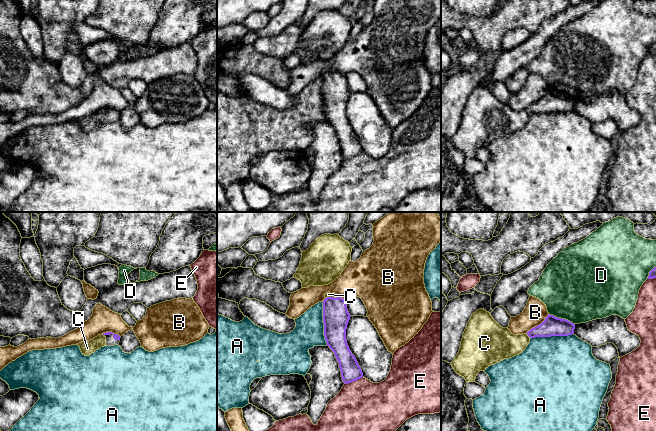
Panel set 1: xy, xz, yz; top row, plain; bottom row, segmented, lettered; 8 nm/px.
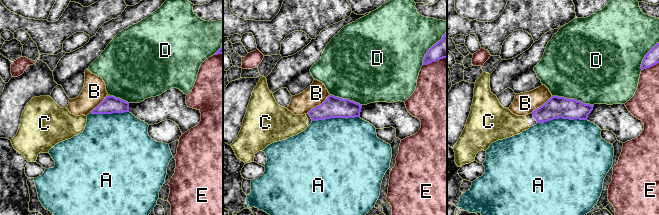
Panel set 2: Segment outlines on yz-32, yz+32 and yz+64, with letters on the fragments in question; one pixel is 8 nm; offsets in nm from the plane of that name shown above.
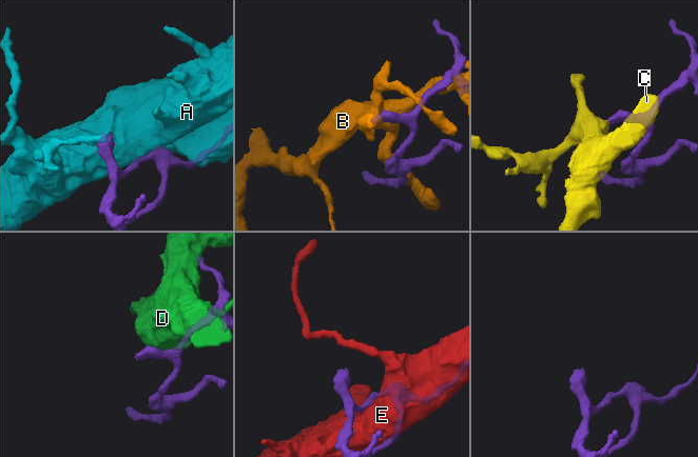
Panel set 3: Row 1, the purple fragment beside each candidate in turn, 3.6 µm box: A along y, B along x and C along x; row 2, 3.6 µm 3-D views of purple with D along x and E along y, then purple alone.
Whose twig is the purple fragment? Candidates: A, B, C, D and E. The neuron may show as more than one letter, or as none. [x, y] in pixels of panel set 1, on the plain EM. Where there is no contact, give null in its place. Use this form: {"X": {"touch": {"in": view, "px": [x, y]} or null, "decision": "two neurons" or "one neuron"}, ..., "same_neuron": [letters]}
{"A": {"touch": {"in": "xz", "px": [323, 98]}, "decision": "two neurons"}, "B": {"touch": {"in": "yz", "px": [538, 101]}, "decision": "two neurons"}, "C": {"touch": {"in": "yz", "px": [528, 111]}, "decision": "one neuron"}, "D": {"touch": {"in": "yz", "px": [562, 95]}, "decision": "two neurons"}, "E": {"touch": {"in": "xz", "px": [353, 156]}, "decision": "two neurons"}, "same_neuron": ["C"]}

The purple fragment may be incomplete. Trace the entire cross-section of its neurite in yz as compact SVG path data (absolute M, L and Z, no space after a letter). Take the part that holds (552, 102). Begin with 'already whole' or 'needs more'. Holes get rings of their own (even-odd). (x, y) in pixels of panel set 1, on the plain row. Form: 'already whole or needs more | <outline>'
needs more | M479 85L472 90L467 99L459 128L451 141L457 150L465 154L466 158L475 158L480 147L485 147L491 141L521 130L526 125L531 114L568 112L574 110L574 105L575 100L572 98L548 90L540 101L532 104L526 110L514 111L508 104L501 103L489 88Z

